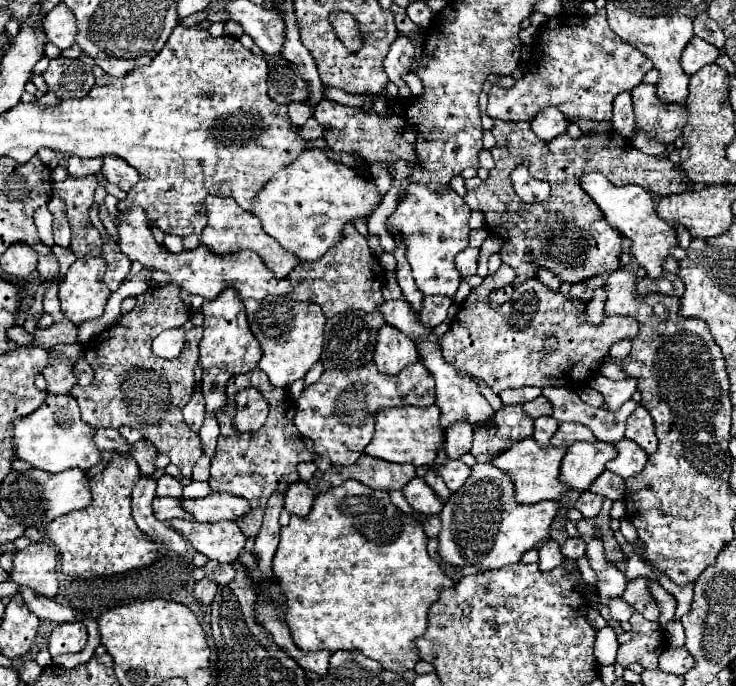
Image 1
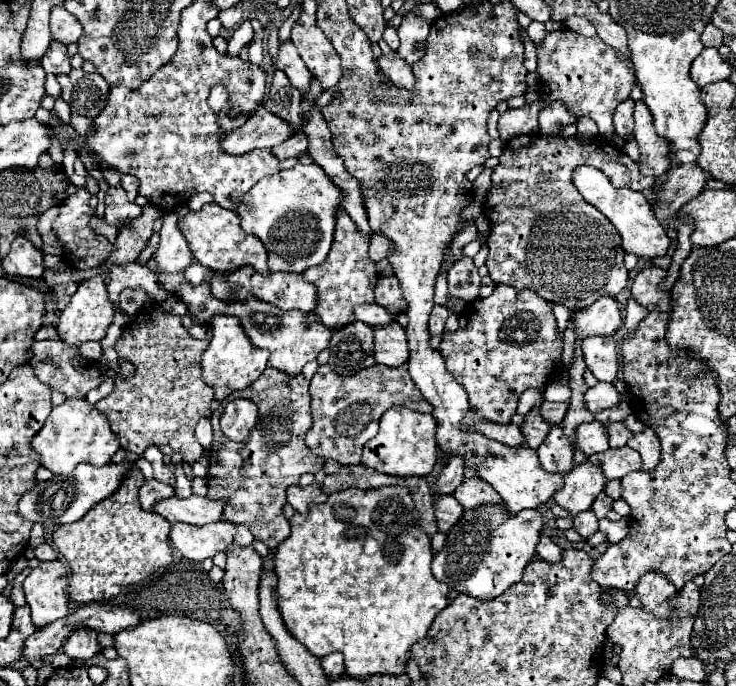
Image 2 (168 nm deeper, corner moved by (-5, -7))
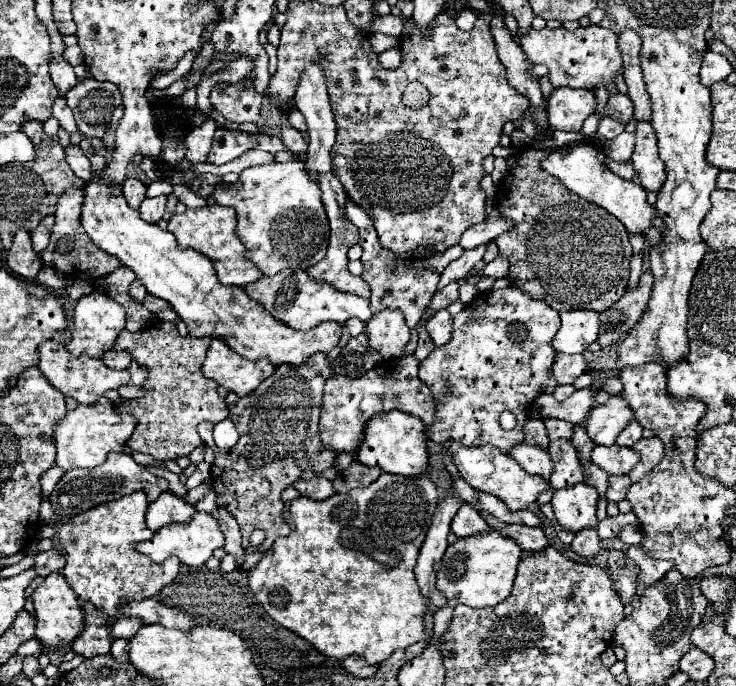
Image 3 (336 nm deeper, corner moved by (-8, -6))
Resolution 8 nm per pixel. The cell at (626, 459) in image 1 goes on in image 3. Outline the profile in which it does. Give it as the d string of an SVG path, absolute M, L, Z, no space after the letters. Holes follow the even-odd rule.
M614 444L614 446L596 446L590 454L590 460L608 474L628 474L640 458L632 448L622 448Z

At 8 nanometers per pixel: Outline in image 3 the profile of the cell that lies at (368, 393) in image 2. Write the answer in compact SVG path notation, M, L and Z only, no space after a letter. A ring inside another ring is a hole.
M414 356L384 360L362 378L348 378L348 376L332 376L326 380L324 386L324 400L322 400L322 416L320 416L320 438L324 446L334 448L336 452L350 450L356 452L360 445L360 436L364 434L366 422L378 412L402 410L406 414L418 416L424 426L432 424L436 414L436 406L432 406L432 396L426 386L422 386L418 378L418 362Z

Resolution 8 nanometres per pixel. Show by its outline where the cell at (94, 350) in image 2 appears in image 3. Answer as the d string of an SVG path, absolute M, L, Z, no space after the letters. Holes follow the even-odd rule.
M112 352L112 354L108 354L108 358L104 358L104 362L106 362L110 368L122 370L122 368L128 368L128 366L130 366L132 356L130 356L130 352Z

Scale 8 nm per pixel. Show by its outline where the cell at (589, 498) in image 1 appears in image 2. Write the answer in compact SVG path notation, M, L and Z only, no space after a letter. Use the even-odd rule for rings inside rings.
M591 509L579 513L577 517L573 517L573 529L583 537L583 539L589 539L599 527L599 519L595 517L595 513Z

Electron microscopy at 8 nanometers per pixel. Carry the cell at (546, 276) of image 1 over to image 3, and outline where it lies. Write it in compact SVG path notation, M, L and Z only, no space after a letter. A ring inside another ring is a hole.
M548 420L544 424L546 424L546 430L548 430L550 440L558 440L558 438L570 440L570 436L574 432L574 424L568 424L564 420Z

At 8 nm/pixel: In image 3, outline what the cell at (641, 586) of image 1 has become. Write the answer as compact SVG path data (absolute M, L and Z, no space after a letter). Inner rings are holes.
M630 546L628 558L640 566L640 574L638 574L640 586L648 586L650 582L658 582L670 568L674 568L674 564L668 560L650 558L642 546Z

